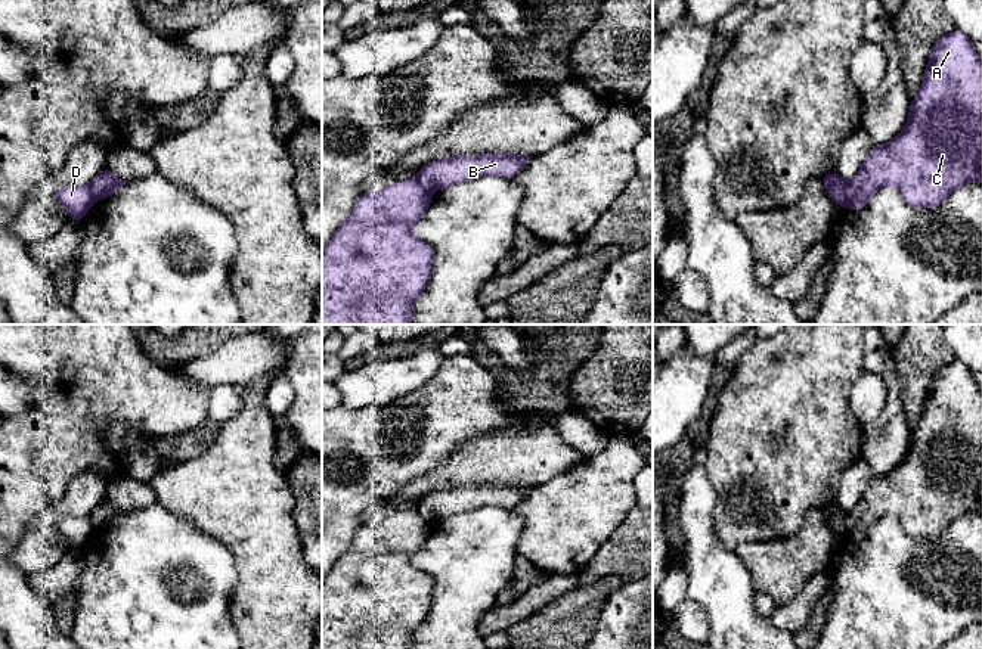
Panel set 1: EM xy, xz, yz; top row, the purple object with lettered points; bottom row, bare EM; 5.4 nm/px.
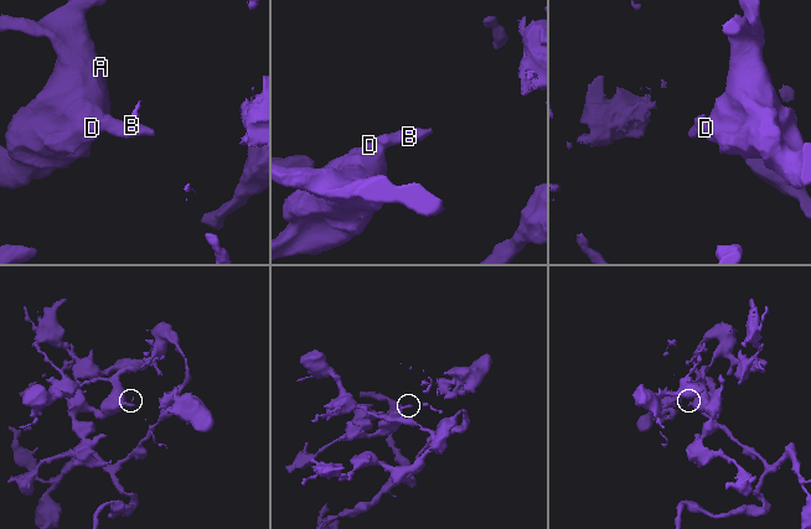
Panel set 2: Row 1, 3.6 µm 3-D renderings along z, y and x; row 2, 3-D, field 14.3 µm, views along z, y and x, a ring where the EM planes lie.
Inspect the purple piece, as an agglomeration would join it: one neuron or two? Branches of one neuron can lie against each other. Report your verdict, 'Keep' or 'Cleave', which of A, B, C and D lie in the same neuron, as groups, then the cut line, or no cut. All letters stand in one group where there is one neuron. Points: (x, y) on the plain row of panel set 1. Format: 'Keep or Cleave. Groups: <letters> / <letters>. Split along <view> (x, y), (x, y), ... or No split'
Cleave. Groups: A C D / B. Split along yz (848, 514), (839, 534)

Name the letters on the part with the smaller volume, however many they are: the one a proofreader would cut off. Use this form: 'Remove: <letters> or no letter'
Remove: B

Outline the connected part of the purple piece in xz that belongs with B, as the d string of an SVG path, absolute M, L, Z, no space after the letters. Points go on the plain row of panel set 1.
M508 484L459 485L424 496L416 503L416 510L431 524L481 506L512 509L530 488L529 485Z

